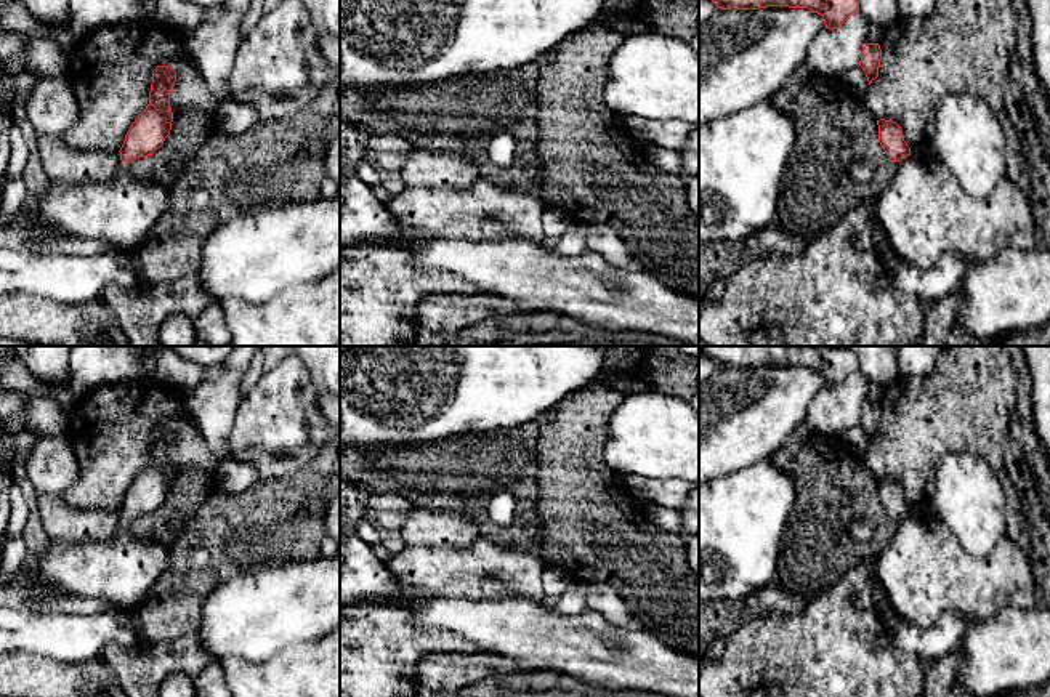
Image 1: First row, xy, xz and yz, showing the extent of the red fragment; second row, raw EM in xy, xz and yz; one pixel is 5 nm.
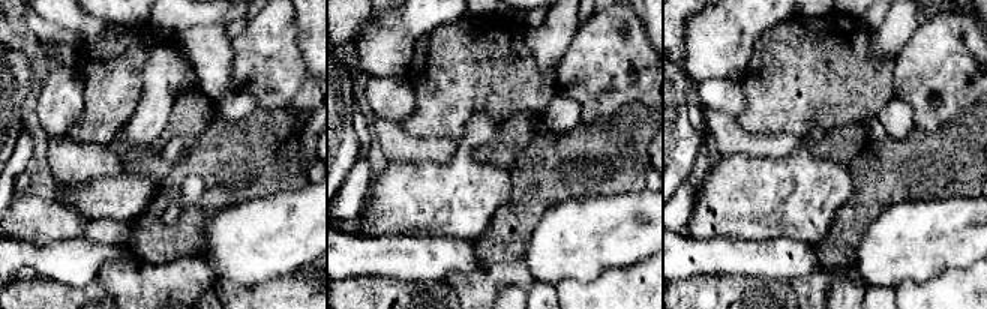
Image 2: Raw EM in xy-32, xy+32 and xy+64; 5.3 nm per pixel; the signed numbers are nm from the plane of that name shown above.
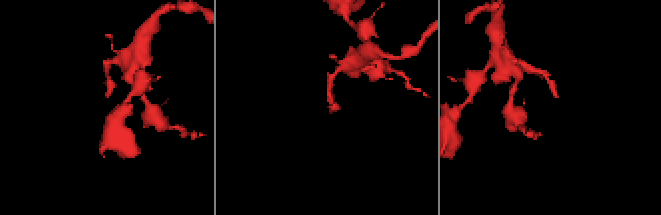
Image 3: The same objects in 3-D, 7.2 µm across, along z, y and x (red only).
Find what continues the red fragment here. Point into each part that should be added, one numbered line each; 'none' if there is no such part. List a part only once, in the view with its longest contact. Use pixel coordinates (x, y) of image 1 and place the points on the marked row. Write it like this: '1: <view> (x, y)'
1: yz (924, 212)

